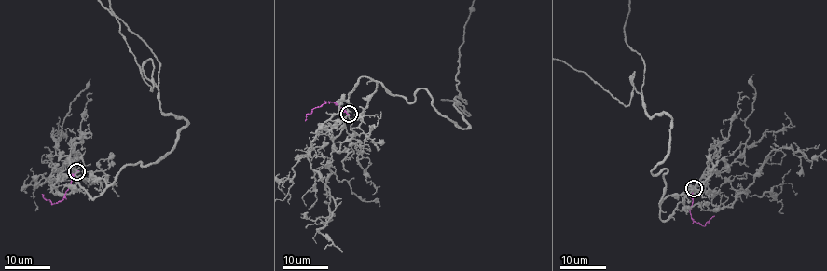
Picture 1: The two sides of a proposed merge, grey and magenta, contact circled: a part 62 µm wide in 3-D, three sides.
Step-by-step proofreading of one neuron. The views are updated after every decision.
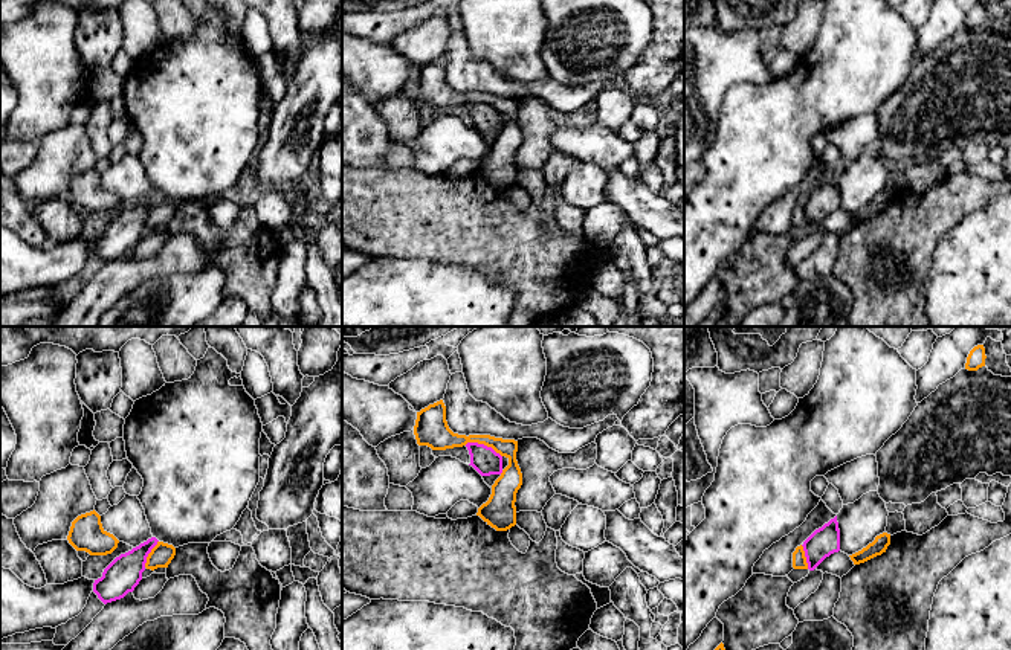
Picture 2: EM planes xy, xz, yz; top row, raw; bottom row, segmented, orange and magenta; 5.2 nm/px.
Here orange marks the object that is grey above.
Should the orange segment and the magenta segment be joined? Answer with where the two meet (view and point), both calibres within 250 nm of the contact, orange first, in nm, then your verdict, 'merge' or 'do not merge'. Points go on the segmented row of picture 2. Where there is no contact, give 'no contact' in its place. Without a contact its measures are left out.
contact xz (483, 443); calibres 150 and 150 nm; do not merge

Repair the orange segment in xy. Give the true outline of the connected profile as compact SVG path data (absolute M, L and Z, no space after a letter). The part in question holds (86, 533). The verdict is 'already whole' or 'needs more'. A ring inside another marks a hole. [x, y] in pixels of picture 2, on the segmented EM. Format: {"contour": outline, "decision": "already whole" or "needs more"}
{"contour": "M95 510L72 522L67 540L76 551L86 551L90 555L111 554L119 543L113 534L102 528L101 516Z", "decision": "already whole"}

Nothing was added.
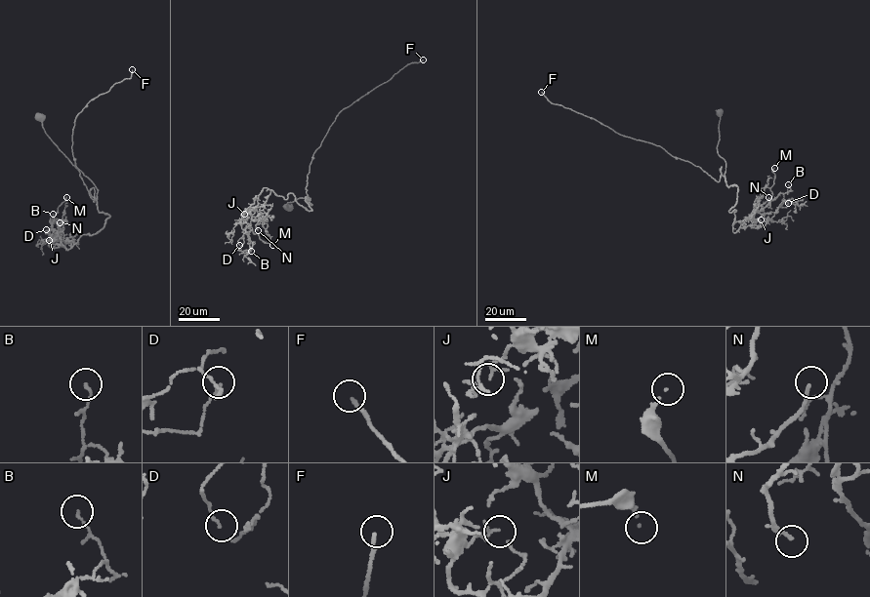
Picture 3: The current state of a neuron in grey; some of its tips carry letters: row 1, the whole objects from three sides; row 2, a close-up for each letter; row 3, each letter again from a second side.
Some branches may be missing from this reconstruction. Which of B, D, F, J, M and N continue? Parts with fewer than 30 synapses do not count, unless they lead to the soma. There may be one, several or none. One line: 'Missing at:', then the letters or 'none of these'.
Missing at: F, N

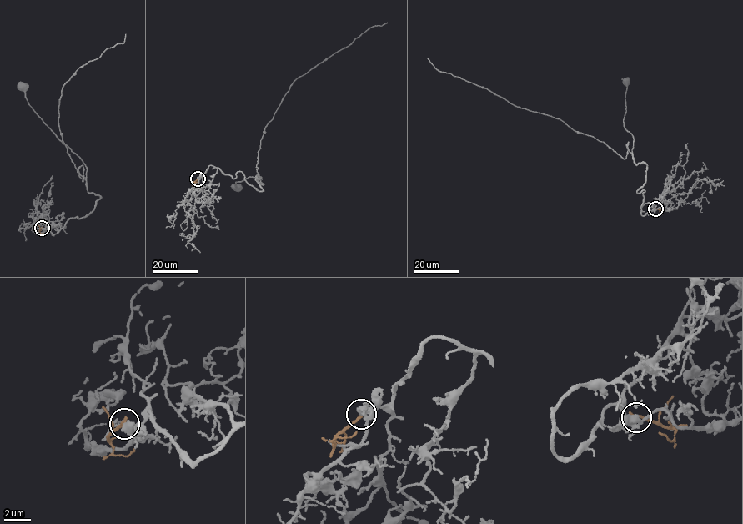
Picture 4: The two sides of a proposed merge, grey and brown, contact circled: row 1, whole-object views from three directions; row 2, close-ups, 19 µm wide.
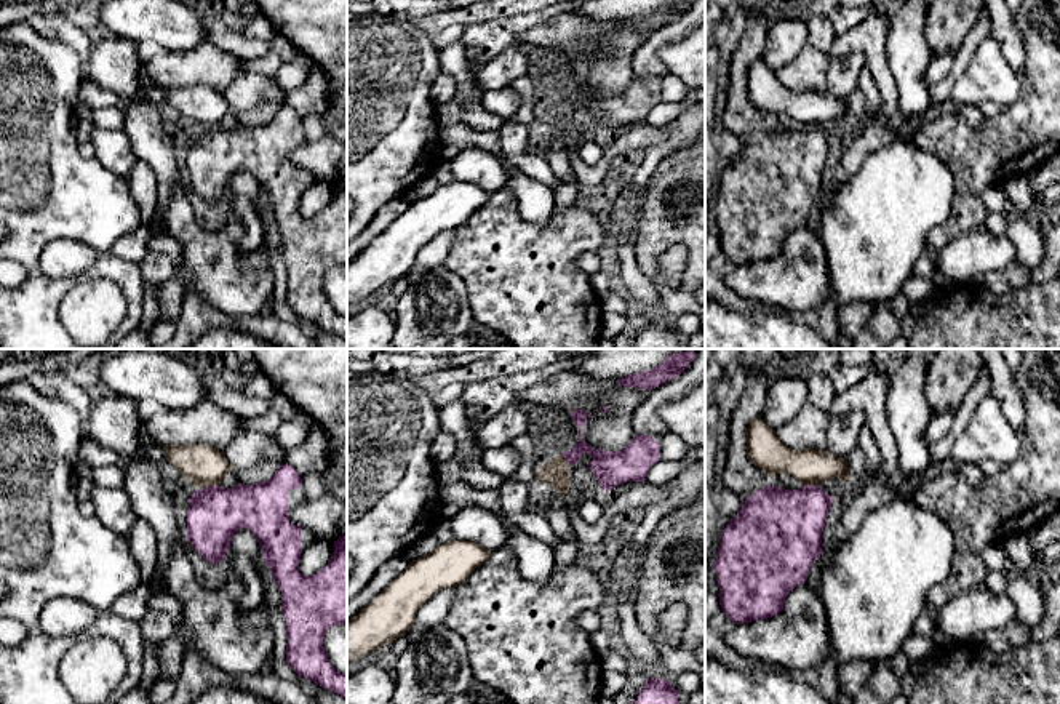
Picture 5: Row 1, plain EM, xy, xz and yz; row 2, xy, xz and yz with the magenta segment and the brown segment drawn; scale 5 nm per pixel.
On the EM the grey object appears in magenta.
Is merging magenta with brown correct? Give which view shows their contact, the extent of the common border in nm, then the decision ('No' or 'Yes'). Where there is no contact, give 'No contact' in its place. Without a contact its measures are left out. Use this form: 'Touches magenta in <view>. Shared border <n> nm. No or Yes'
Touches magenta in xy. Shared border 80 nm. No

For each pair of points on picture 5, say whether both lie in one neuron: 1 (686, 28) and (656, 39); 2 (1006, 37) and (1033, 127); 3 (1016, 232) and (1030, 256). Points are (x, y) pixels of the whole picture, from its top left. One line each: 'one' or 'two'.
1: one
2: two
3: one

